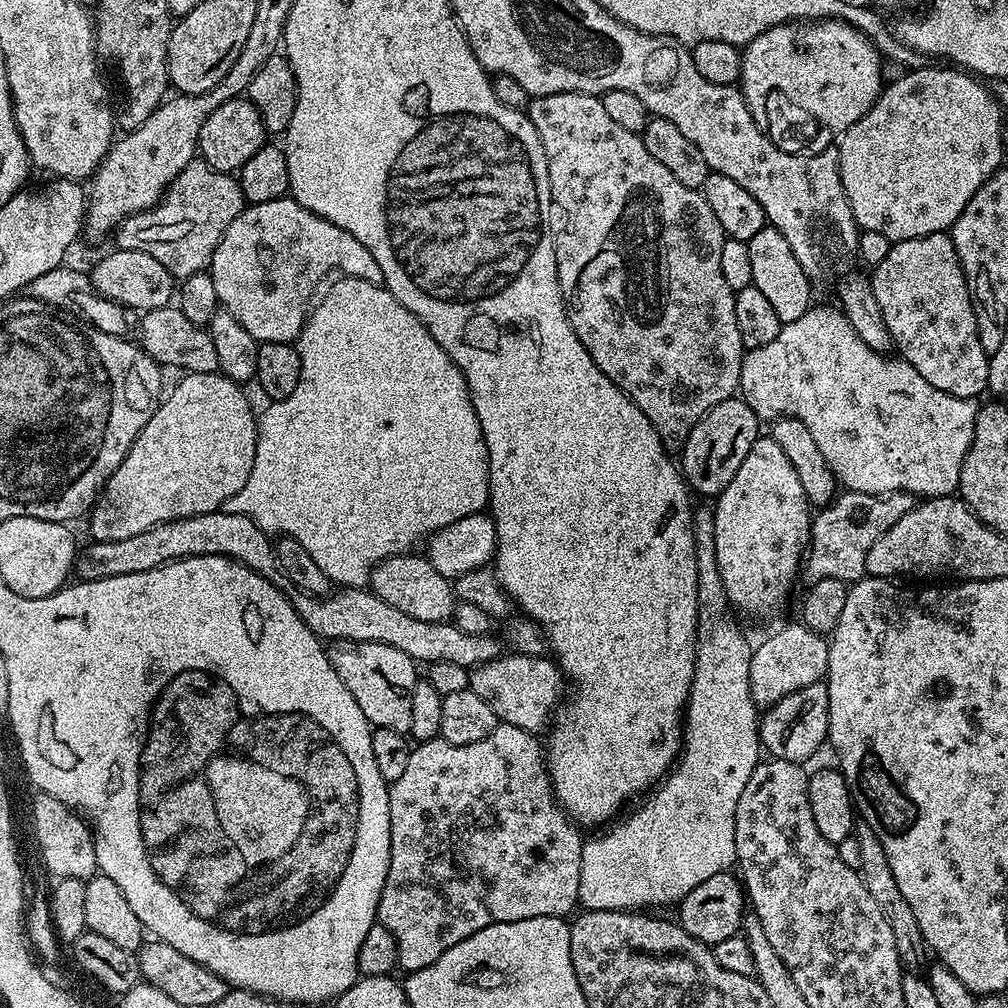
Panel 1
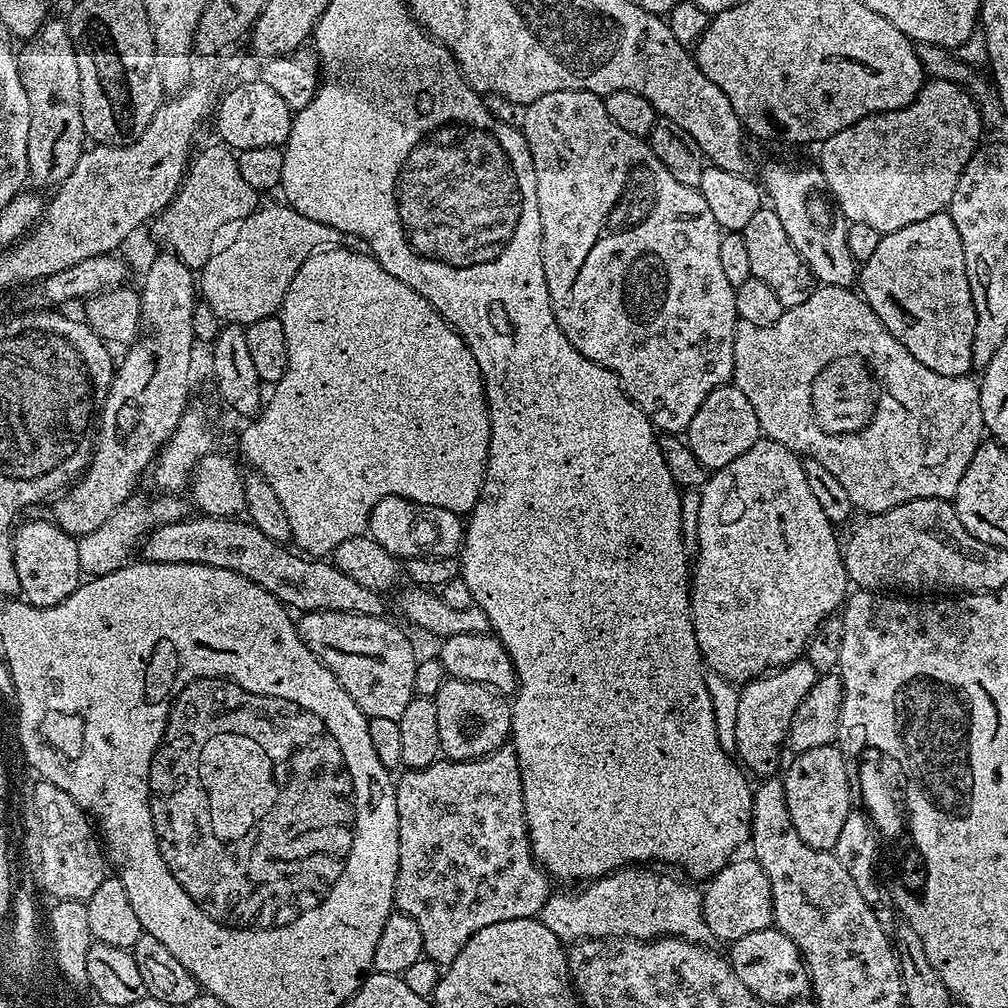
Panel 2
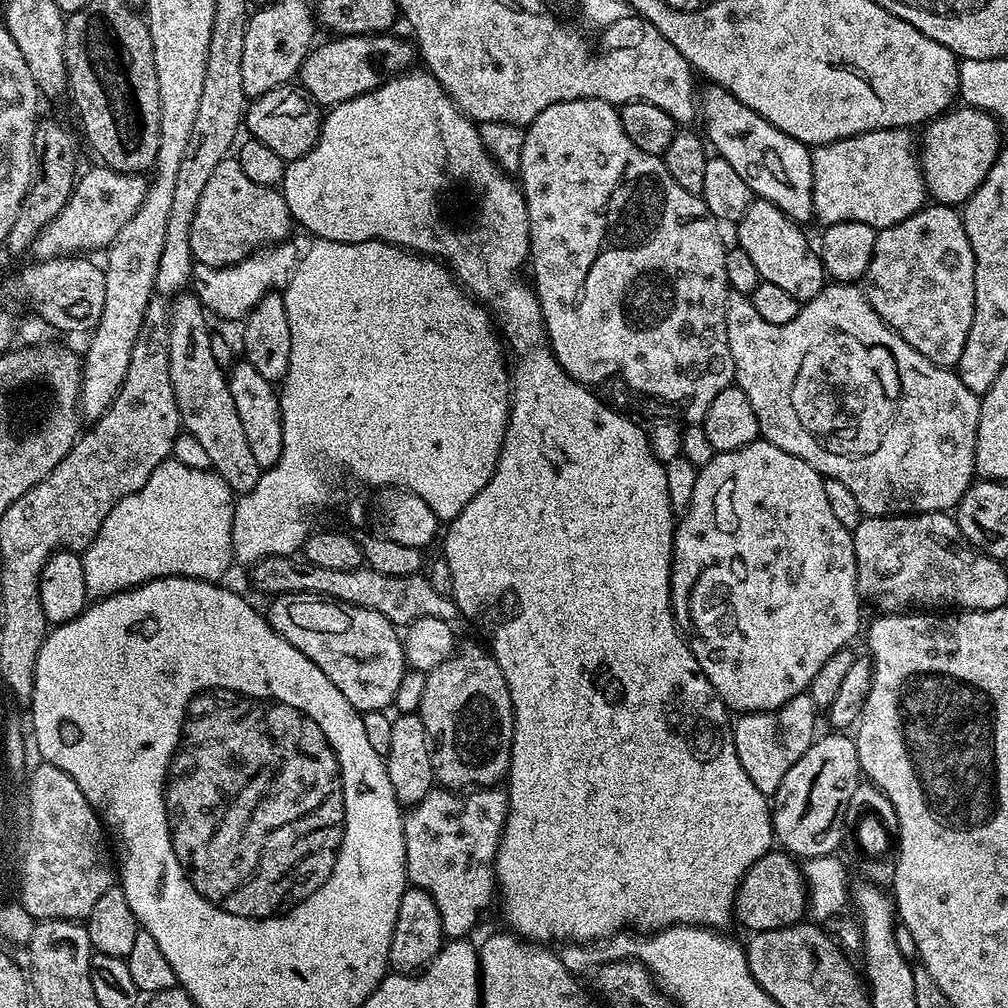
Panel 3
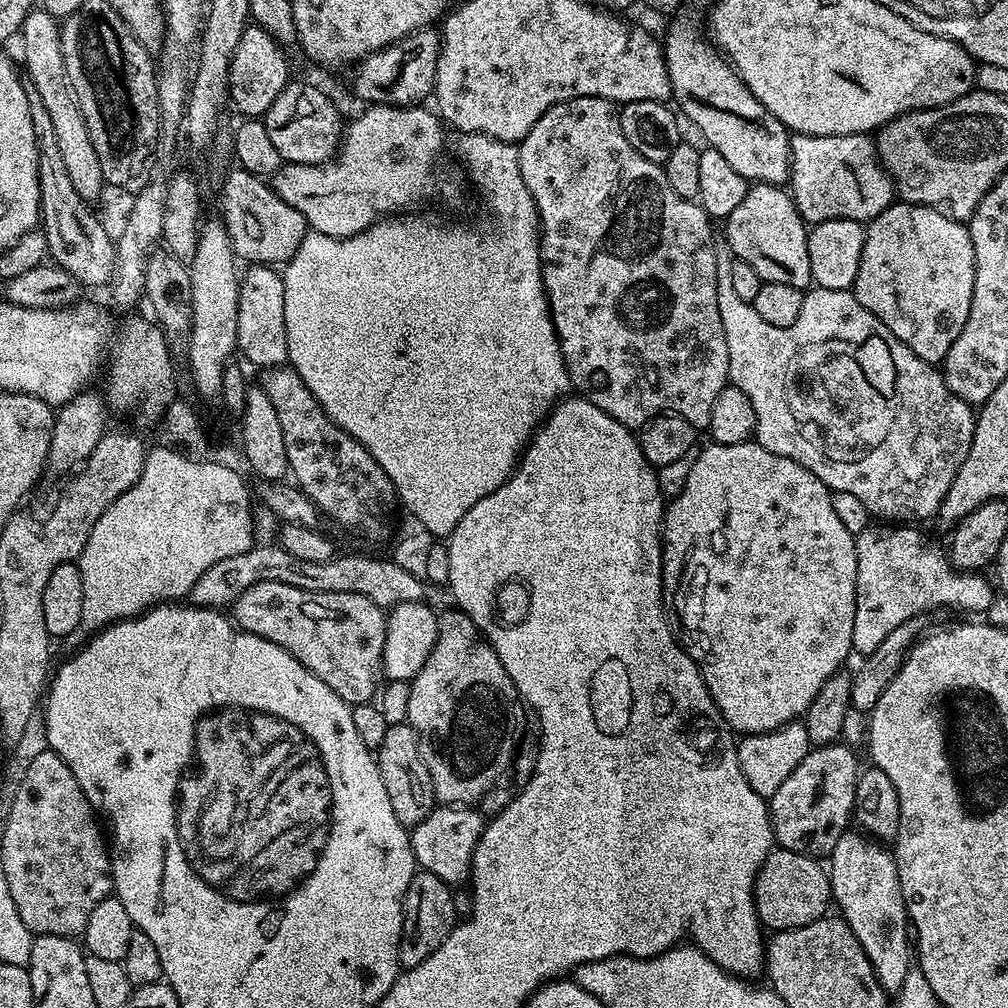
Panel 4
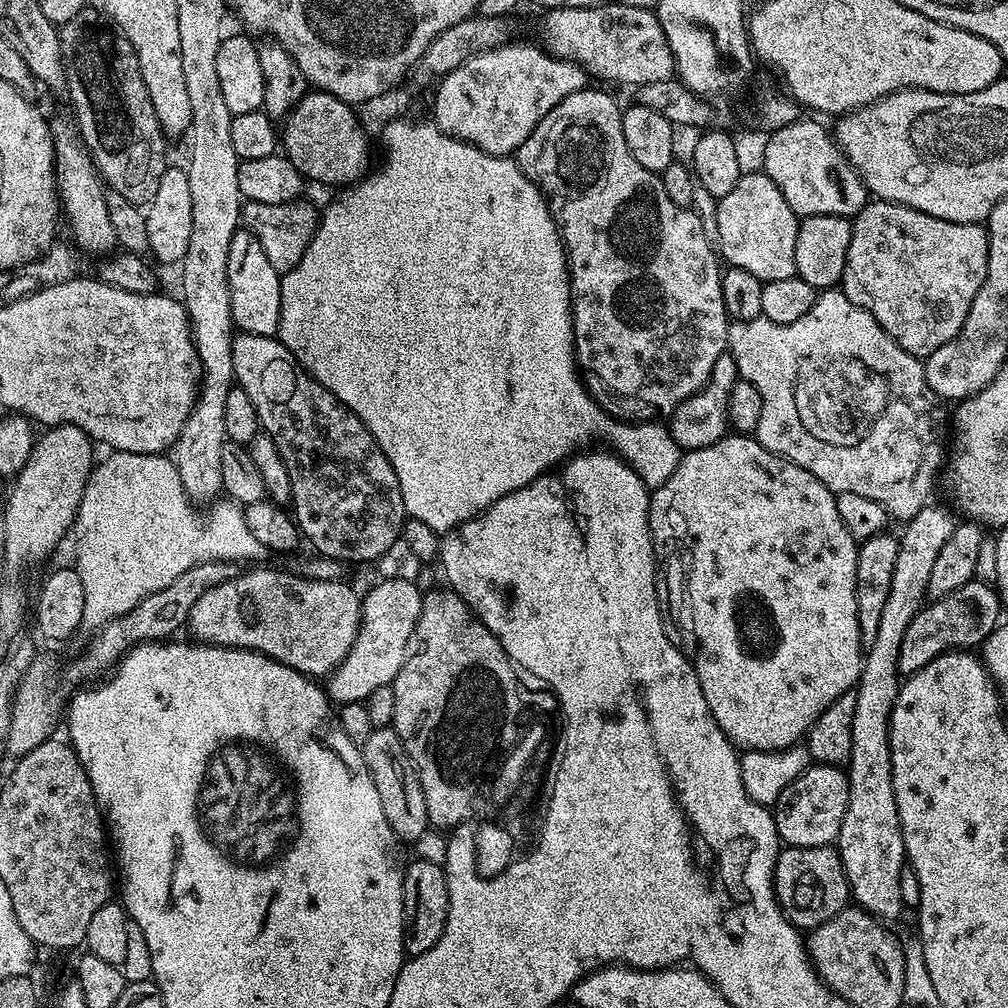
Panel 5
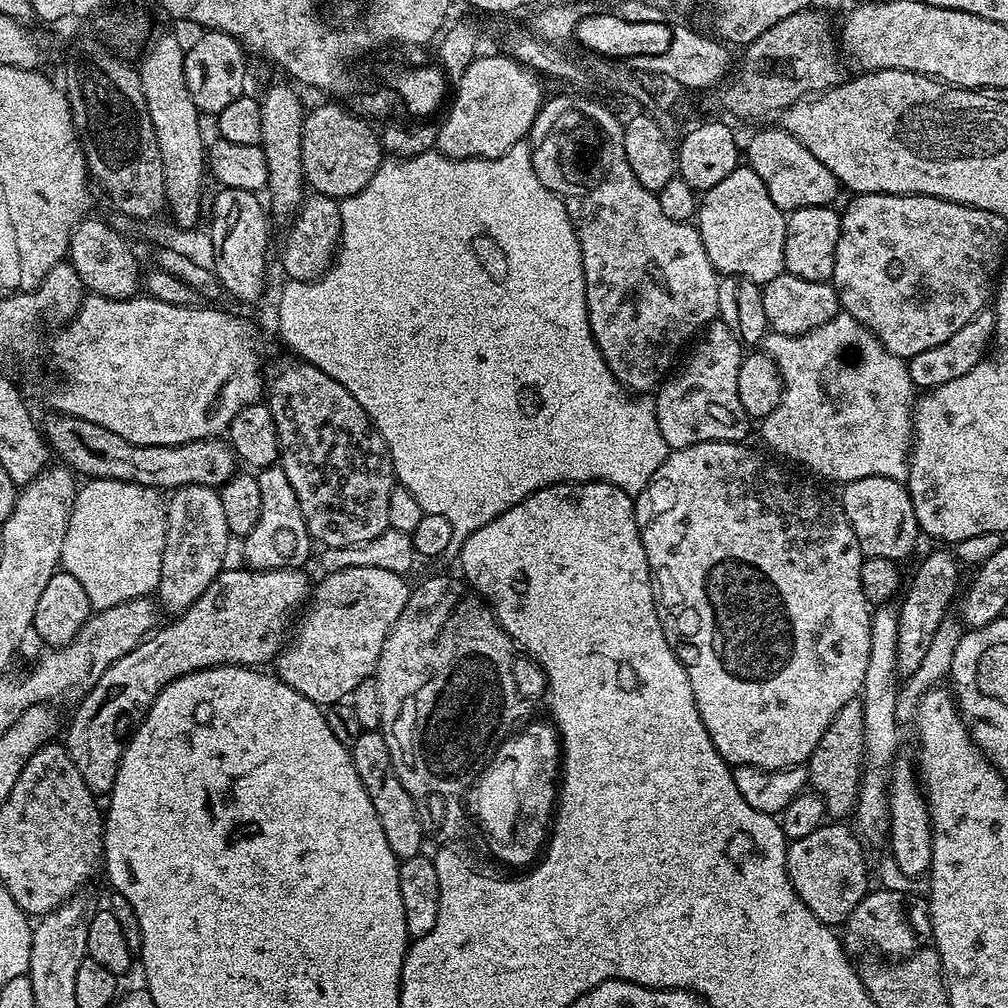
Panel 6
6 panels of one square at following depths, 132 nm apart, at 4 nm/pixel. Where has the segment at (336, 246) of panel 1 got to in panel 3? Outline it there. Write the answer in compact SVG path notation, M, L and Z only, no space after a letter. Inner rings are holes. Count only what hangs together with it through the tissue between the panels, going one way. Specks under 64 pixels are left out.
M292 242L274 244L258 249L251 256L237 264L230 264L227 268L211 268L205 264L196 264L192 270L191 283L201 306L215 319L217 316L220 320L240 322L249 316L267 292L283 289L296 269L301 255L301 249L296 249Z

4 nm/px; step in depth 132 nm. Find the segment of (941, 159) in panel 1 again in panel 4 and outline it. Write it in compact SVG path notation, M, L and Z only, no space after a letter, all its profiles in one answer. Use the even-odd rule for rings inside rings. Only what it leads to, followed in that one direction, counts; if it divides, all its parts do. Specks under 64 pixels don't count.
M799 133L790 140L790 195L809 225L827 220L874 219L894 200L894 185L877 155L873 137L811 136Z

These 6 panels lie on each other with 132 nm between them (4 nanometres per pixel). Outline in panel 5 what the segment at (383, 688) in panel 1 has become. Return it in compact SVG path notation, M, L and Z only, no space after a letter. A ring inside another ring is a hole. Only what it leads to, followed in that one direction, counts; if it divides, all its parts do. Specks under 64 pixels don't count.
M256 566L253 572L241 571L234 579L222 582L218 586L214 586L210 590L206 590L206 594L202 594L202 598L198 598L198 602L194 602L194 610L190 610L188 615L187 631L192 631L197 641L205 644L215 644L218 648L248 648L252 652L261 652L263 656L268 656L272 660L277 660L280 664L290 666L294 670L298 670L302 675L309 678L324 678L338 667L338 665L346 658L346 654L352 652L354 646L354 638L360 629L360 606L361 597L356 596L356 592L350 585L345 582L337 582L334 580L306 580L303 576L292 572L279 572L276 568L260 568L264 566Z

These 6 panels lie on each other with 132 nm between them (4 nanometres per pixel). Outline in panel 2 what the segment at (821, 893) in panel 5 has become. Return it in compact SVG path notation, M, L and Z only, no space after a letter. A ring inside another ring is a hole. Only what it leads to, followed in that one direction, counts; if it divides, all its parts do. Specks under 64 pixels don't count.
M755 858L747 859L729 860L707 881L708 889L703 889L704 921L708 926L709 935L714 940L716 938L731 942L746 938L746 934L754 934L754 930L773 927L770 878L766 878L762 866Z

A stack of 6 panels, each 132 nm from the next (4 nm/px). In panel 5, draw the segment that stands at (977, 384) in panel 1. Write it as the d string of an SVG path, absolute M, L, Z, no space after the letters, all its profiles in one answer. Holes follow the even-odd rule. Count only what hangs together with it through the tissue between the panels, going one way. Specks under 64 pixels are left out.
M873 199L864 205L852 220L852 237L850 238L850 250L846 250L846 270L842 281L842 291L854 306L862 306L906 350L910 355L917 358L927 358L938 350L938 346L946 346L950 338L962 330L962 322L966 322L966 314L970 314L970 302L974 302L974 294L978 294L978 286L982 286L982 278L986 278L986 258L988 257L988 233L980 224L959 224L958 222L946 222L942 218L934 218L925 212L914 210L908 204L890 204L886 200Z

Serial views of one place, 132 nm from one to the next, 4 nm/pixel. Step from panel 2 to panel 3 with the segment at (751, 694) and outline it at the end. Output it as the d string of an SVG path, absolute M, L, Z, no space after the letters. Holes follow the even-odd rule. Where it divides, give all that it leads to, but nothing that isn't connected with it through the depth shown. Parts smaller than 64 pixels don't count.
M807 694L790 698L773 712L746 712L735 717L732 724L734 750L738 754L738 762L742 762L742 770L763 796L775 796L778 786L782 786L782 778L786 778L790 766L810 750L810 746L818 738L816 732L816 716L818 710Z

